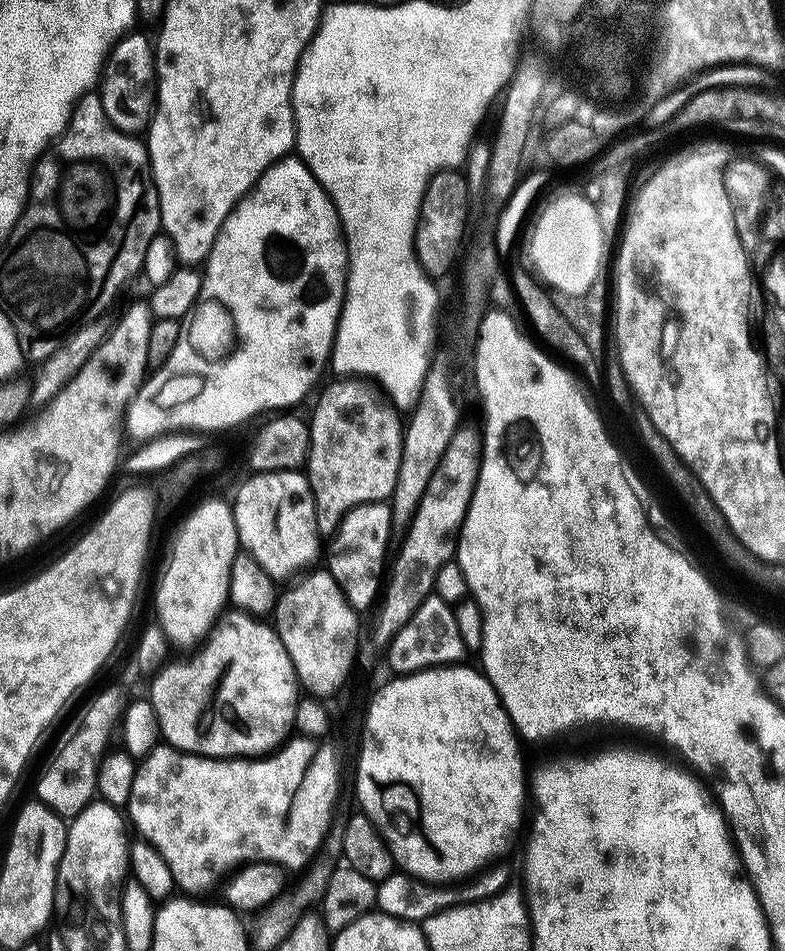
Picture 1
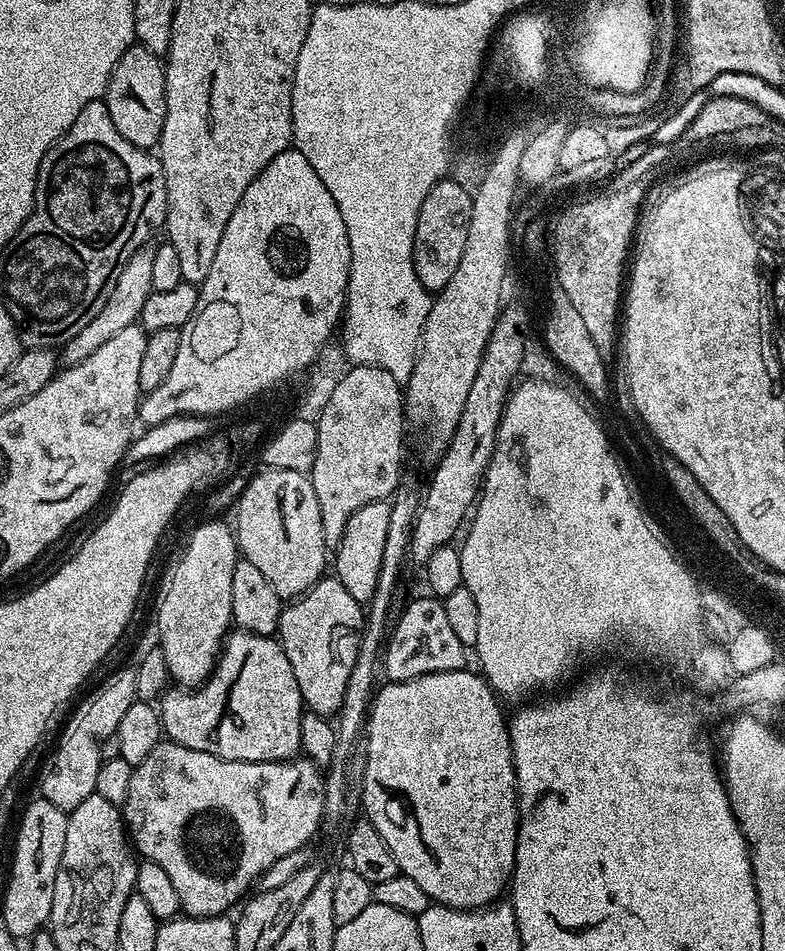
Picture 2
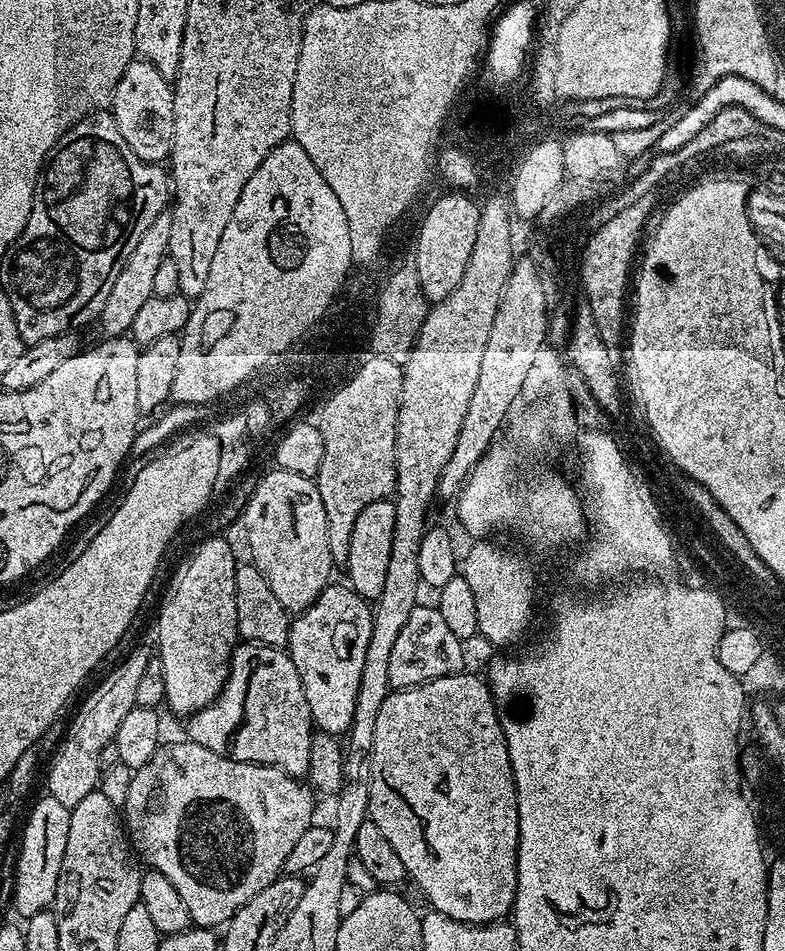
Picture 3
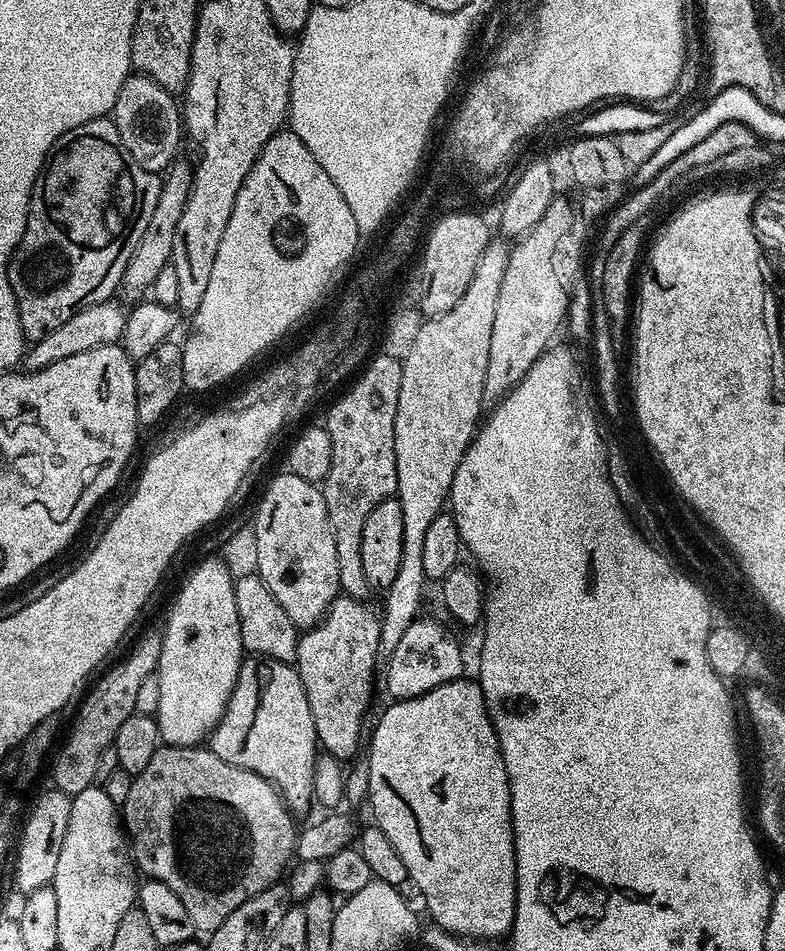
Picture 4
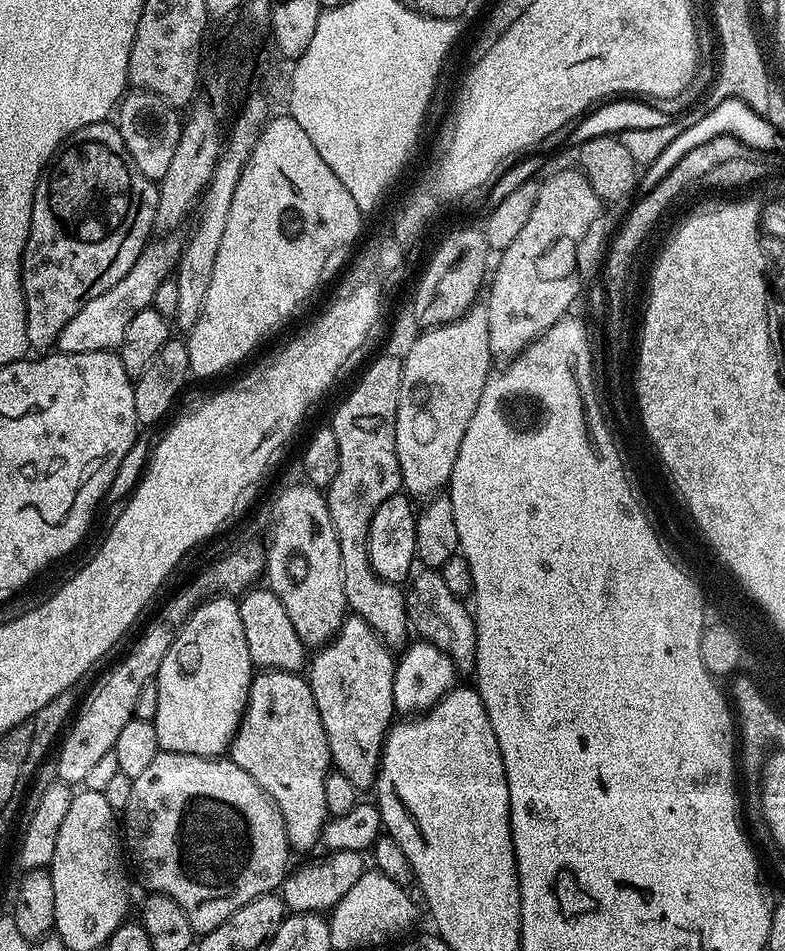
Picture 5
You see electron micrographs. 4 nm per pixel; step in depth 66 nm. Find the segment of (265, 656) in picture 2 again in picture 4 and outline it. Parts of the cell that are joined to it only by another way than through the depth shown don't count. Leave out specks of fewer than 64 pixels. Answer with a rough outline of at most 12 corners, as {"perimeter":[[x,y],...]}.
{"perimeter":[[245,659],[210,751],[313,807],[318,741],[292,664]]}

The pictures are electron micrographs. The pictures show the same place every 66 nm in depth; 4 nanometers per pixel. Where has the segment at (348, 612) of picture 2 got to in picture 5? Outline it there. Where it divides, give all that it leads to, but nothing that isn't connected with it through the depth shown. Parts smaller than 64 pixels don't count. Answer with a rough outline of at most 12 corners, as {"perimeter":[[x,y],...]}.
{"perimeter":[[361,616],[306,664],[335,771],[371,789],[393,653]]}

